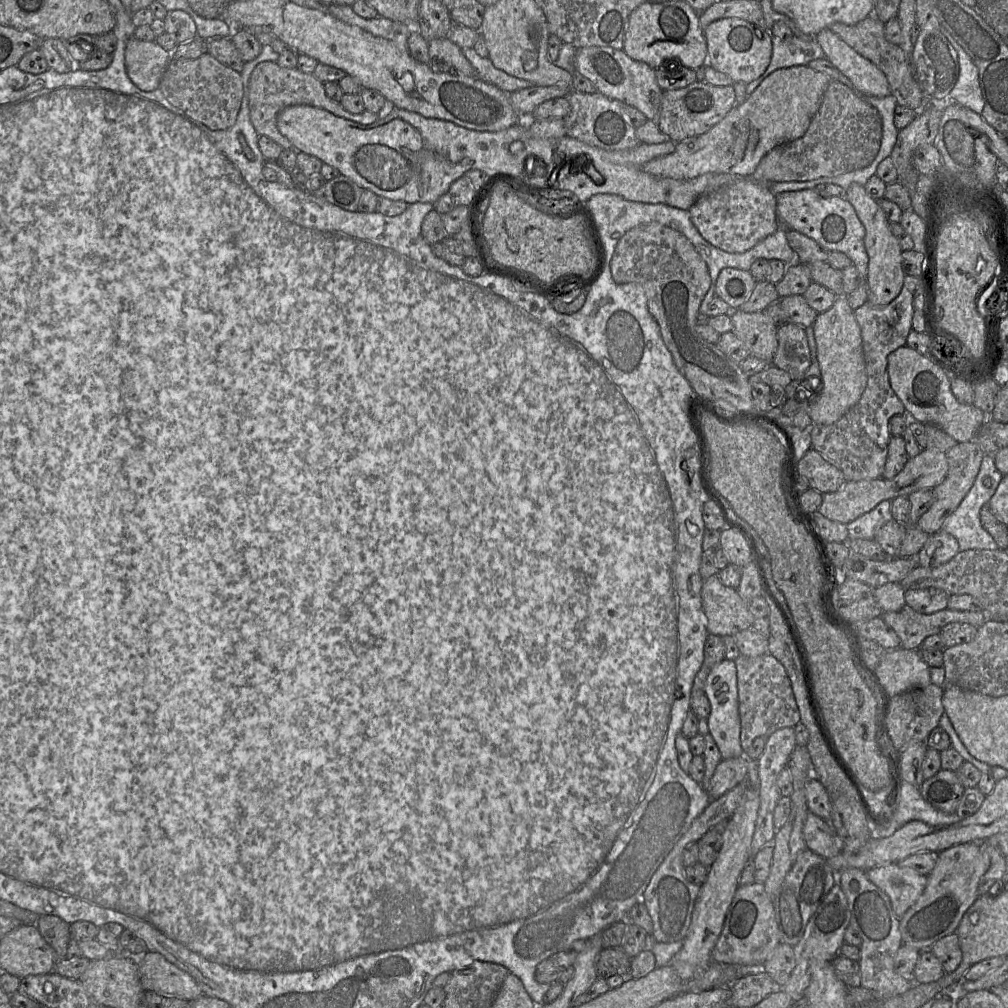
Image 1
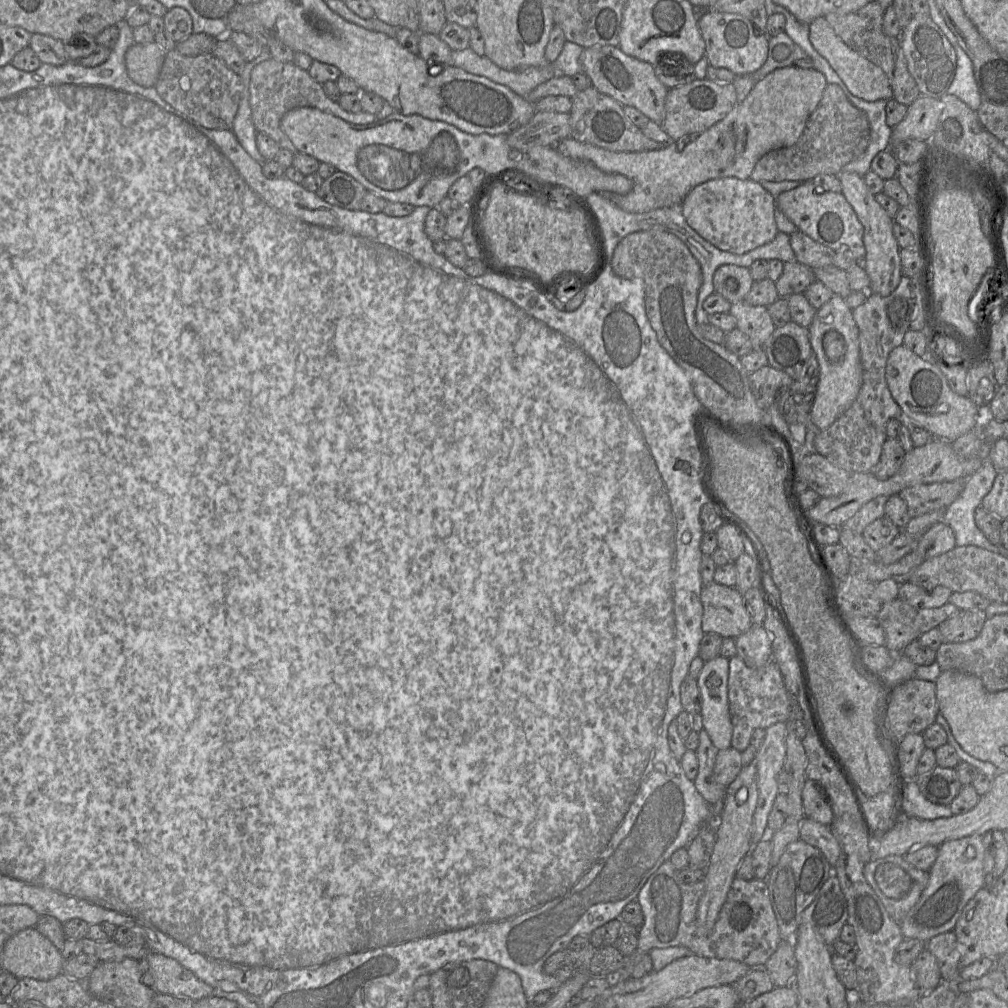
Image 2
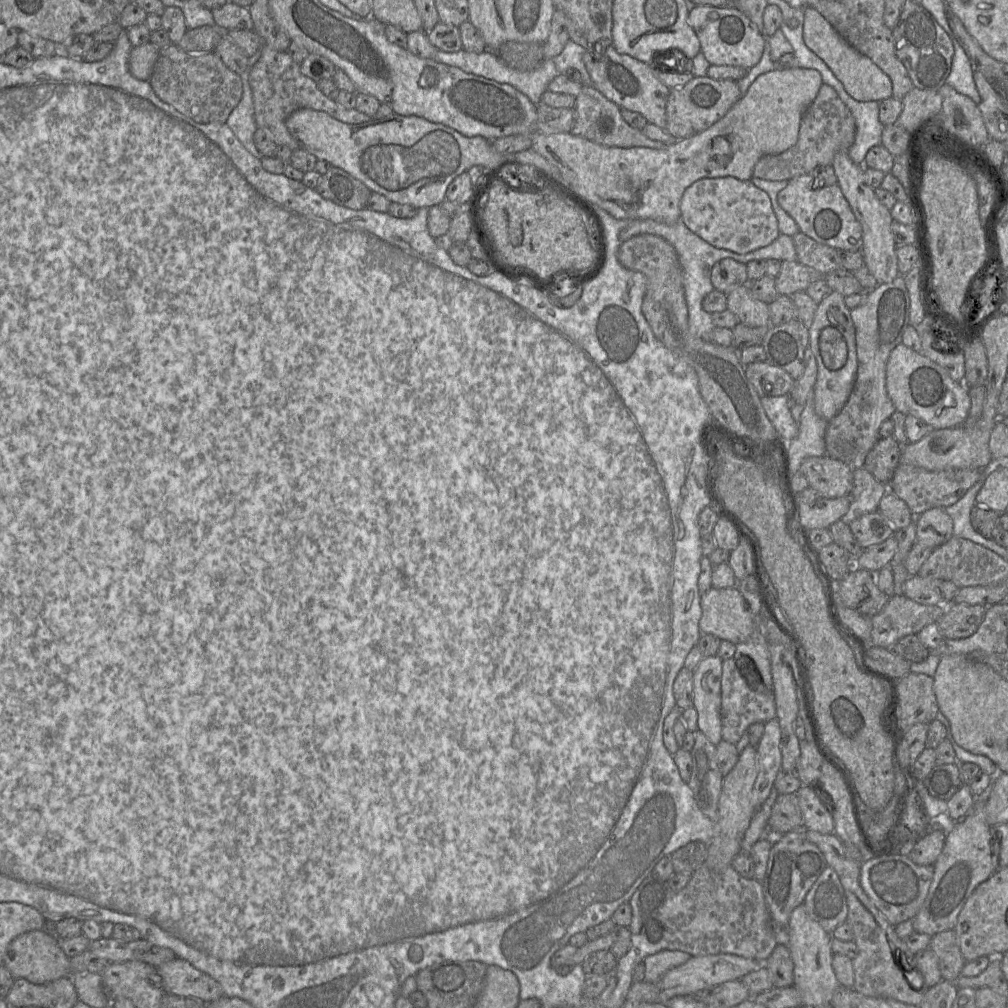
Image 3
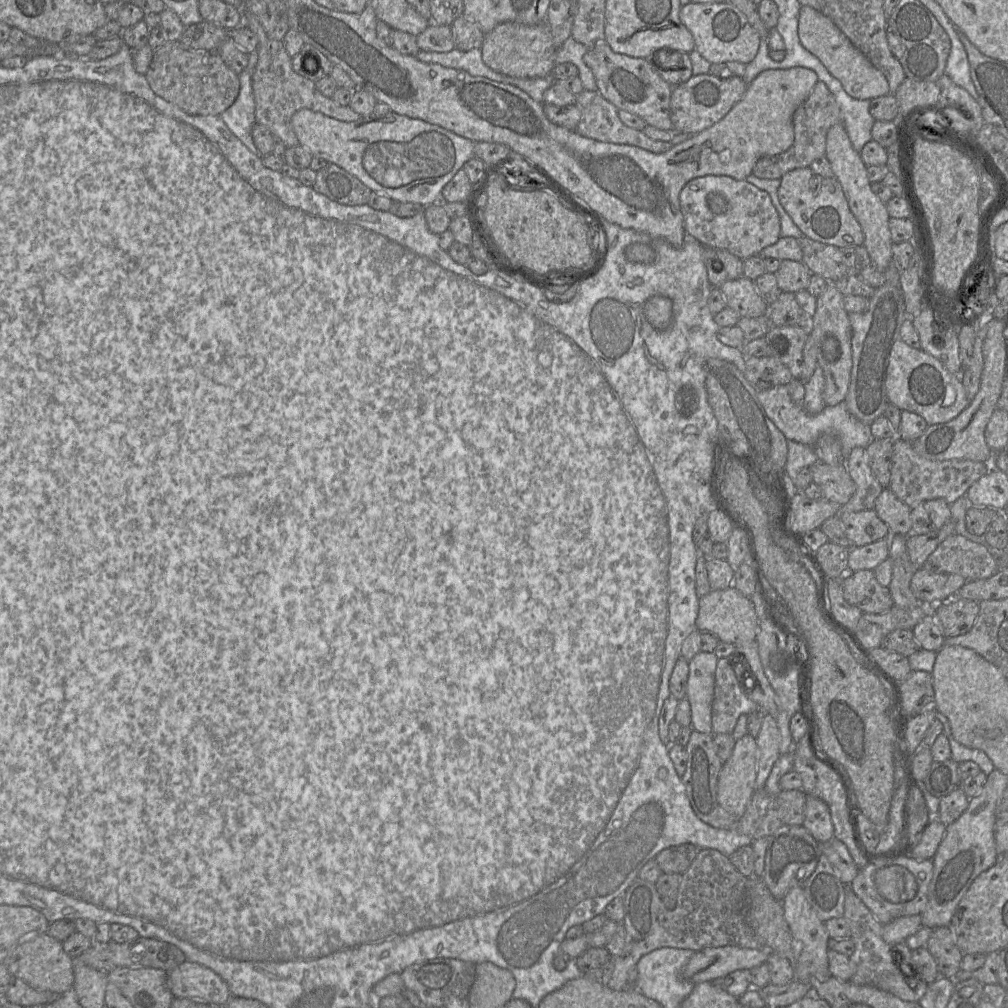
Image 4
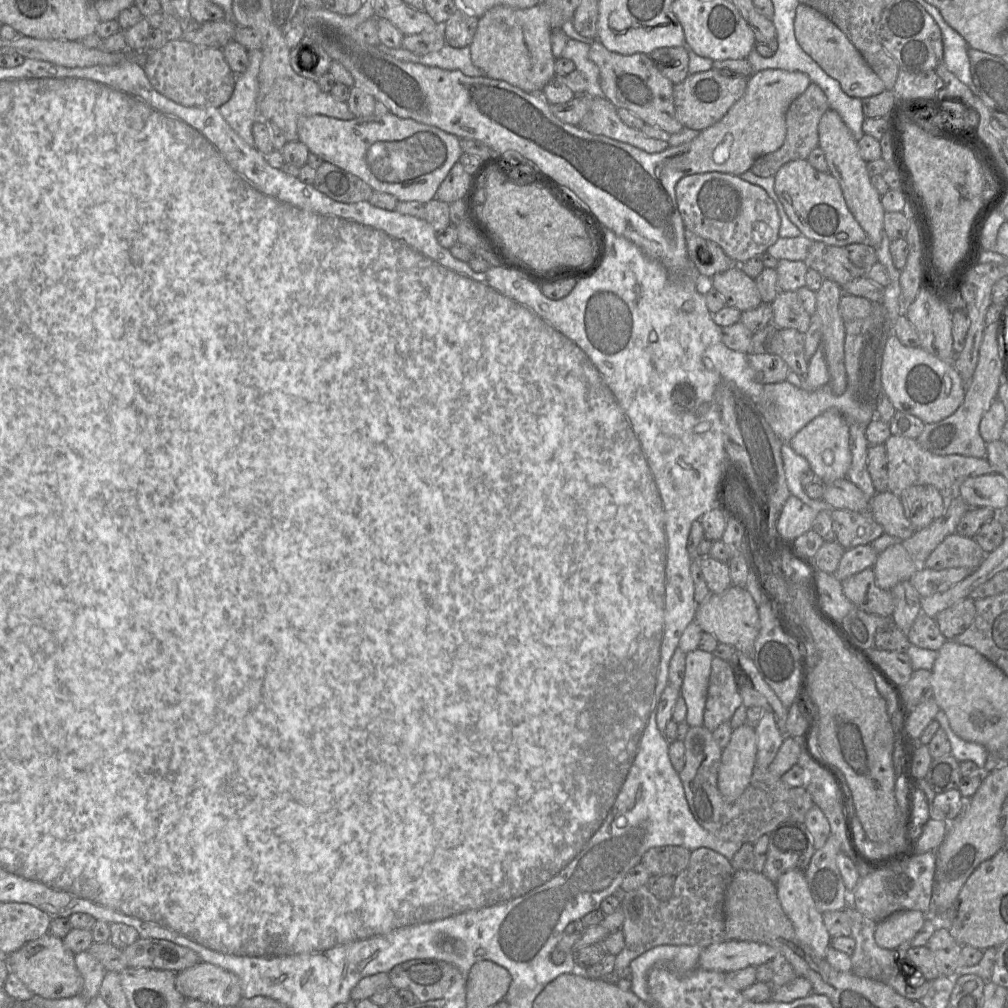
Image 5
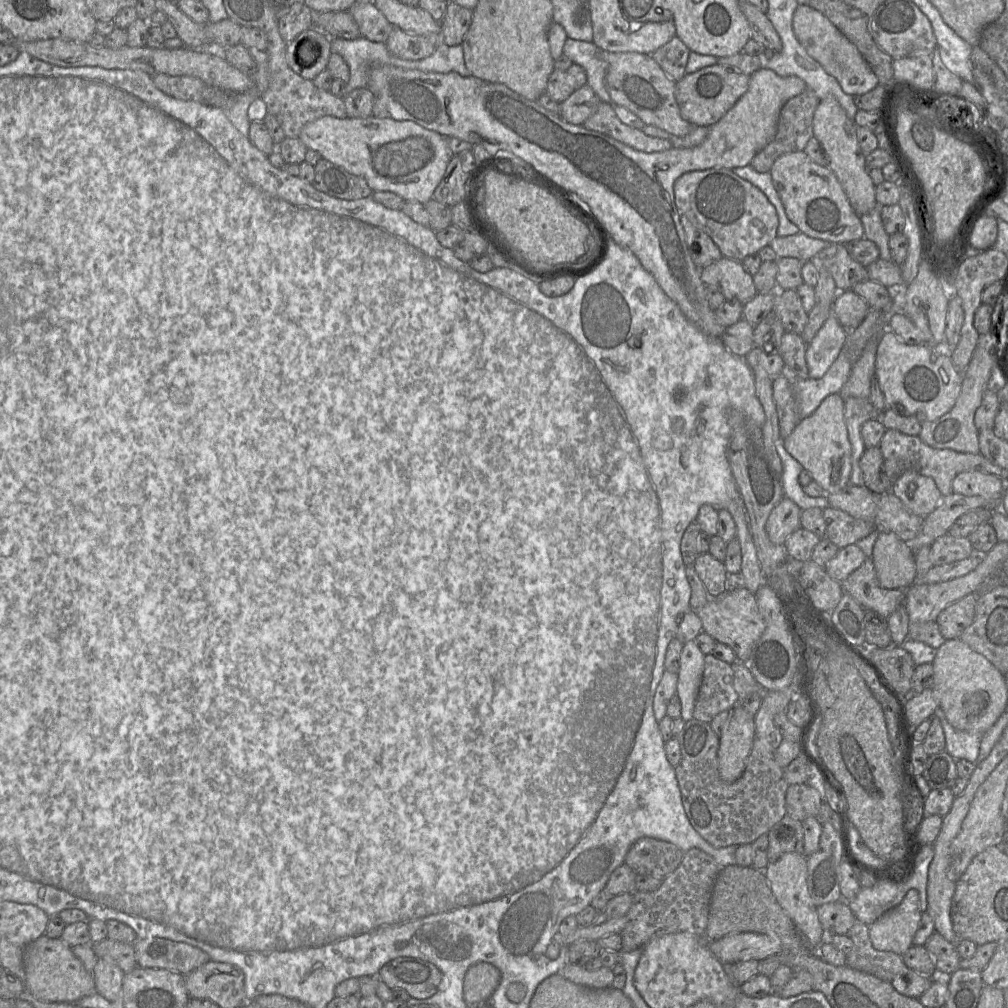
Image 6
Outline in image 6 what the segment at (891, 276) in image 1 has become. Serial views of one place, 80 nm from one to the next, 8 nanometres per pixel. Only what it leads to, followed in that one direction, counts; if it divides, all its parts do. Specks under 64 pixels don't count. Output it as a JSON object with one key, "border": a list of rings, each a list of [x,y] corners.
{"border":[[[833,97],[820,100],[813,117],[813,136],[820,142],[826,156],[826,165],[834,172],[848,200],[858,216],[867,214],[877,206],[875,185],[868,175],[865,154],[860,148],[857,125]]]}

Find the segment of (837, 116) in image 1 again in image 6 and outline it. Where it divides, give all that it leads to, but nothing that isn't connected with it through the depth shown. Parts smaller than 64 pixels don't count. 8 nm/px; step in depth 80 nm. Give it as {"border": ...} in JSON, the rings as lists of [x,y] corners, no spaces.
{"border":[[[808,89],[789,99],[781,108],[773,140],[753,157],[750,165],[760,173],[769,172],[781,155],[803,151],[813,136],[813,117],[819,102]]]}

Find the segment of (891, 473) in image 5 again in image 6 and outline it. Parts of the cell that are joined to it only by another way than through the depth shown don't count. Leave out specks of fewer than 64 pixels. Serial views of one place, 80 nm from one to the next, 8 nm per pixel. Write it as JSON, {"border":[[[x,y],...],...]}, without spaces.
{"border":[[[887,429],[880,441],[879,448],[884,458],[885,470],[891,486],[907,471],[915,471],[932,478],[943,497],[953,493],[952,482],[961,472],[987,472],[1007,481],[1006,470],[989,461],[981,453],[971,454],[952,449],[936,449],[924,443],[919,436],[907,435],[898,430]]]}

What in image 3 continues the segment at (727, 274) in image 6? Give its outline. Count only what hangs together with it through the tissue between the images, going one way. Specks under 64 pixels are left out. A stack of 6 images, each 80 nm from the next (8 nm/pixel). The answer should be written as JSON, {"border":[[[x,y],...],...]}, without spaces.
{"border":[[[750,283],[734,288],[726,294],[727,309],[734,313],[738,321],[750,327],[764,327],[770,325],[769,305],[756,299],[750,290]]]}

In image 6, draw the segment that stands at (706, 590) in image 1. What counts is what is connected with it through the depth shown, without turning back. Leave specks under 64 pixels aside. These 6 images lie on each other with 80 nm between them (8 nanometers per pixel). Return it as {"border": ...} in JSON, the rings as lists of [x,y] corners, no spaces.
{"border":[[[745,587],[726,591],[709,601],[699,610],[696,610],[703,631],[713,637],[716,642],[729,646],[736,655],[737,660],[746,662],[752,650],[765,630],[764,619],[758,609],[755,593]]]}

